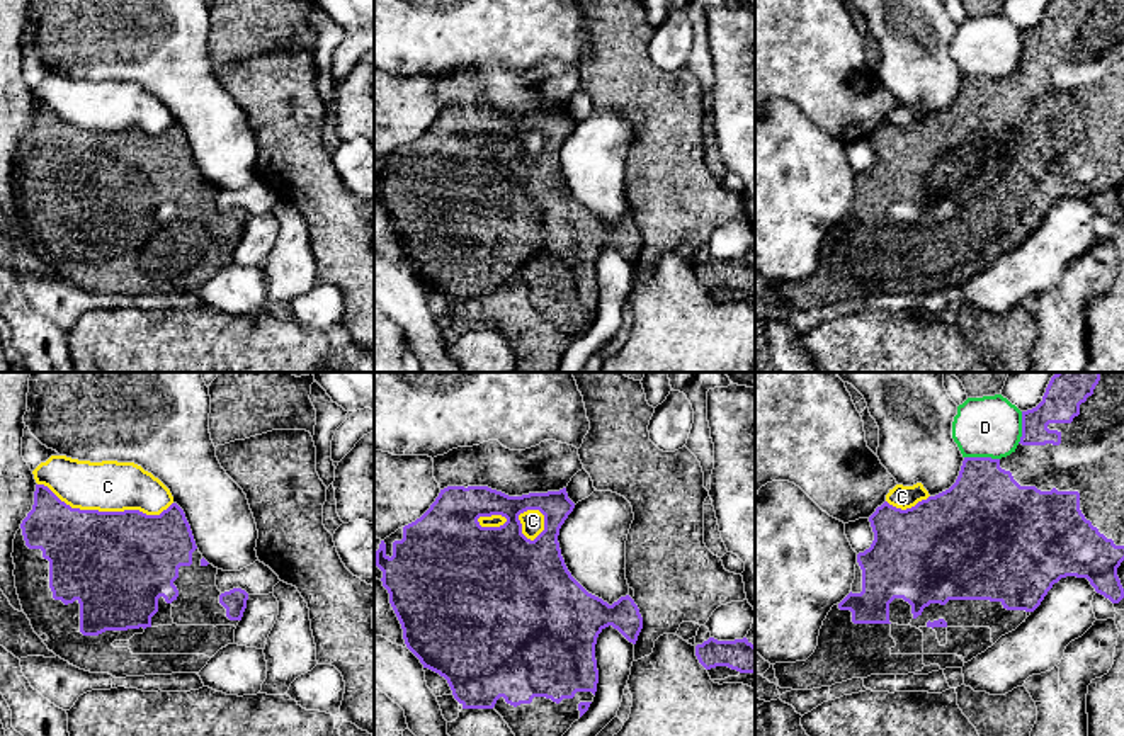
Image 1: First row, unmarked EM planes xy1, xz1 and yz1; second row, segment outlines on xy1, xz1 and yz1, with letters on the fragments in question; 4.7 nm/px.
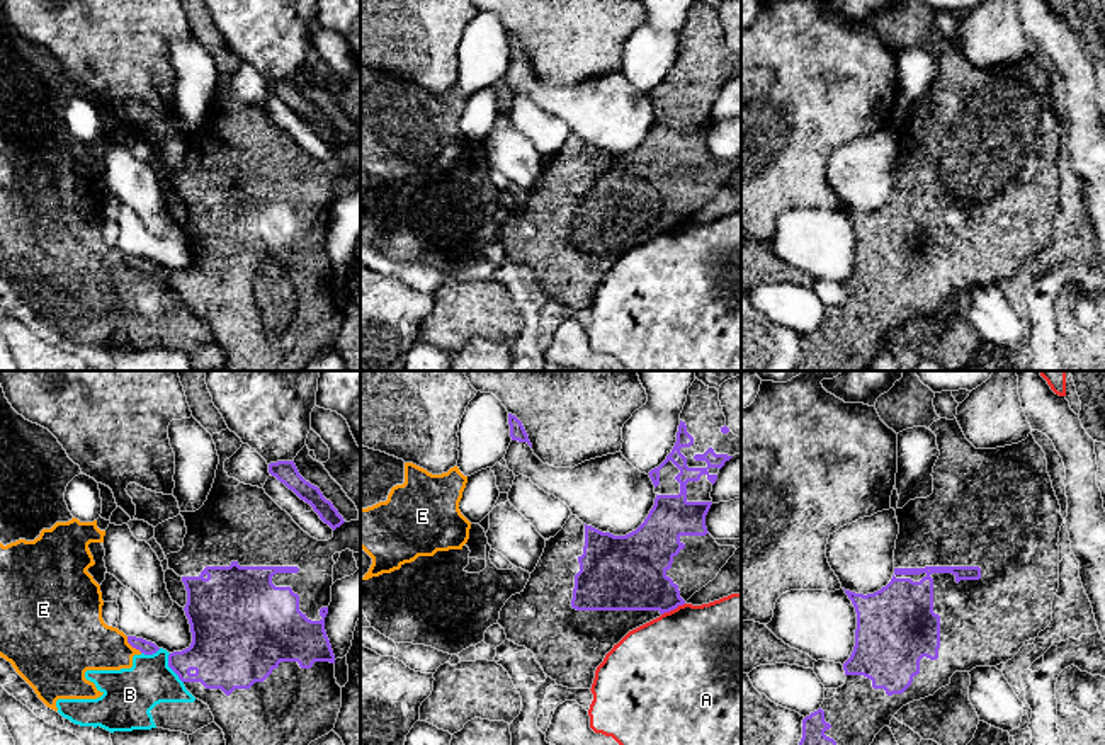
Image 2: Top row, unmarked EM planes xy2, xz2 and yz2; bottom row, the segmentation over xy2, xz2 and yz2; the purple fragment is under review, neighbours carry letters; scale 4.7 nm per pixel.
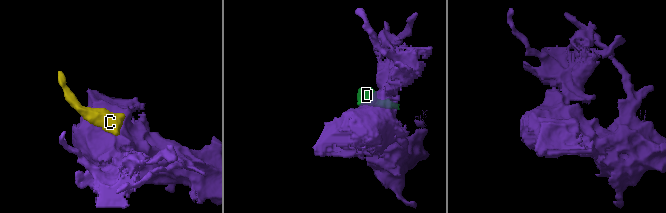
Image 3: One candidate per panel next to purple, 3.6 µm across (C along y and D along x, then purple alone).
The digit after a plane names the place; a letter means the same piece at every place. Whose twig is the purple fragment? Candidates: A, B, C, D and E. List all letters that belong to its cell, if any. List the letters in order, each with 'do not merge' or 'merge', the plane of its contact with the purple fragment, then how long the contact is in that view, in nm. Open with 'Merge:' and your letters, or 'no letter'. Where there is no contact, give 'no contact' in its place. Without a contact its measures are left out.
Merge: no letter
A: do not merge | xz2 | 130 nm
B: do not merge | xy2 | 160 nm
C: do not merge | xy1 | 650 nm
D: do not merge | yz1 | 170 nm
E: do not merge | xy2 | 110 nm

